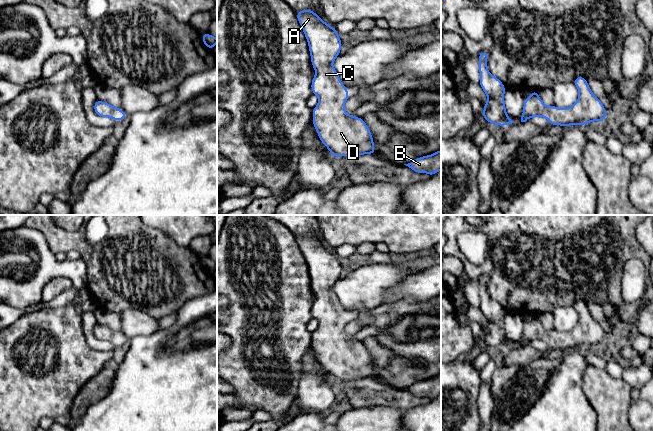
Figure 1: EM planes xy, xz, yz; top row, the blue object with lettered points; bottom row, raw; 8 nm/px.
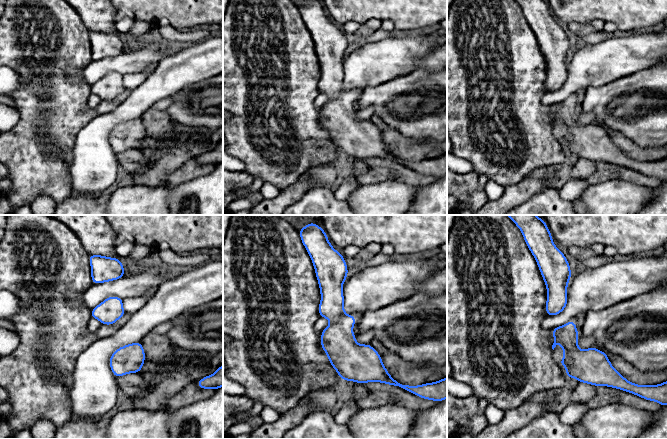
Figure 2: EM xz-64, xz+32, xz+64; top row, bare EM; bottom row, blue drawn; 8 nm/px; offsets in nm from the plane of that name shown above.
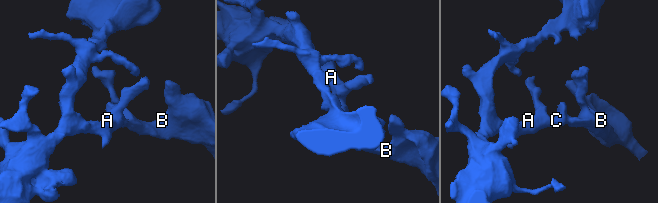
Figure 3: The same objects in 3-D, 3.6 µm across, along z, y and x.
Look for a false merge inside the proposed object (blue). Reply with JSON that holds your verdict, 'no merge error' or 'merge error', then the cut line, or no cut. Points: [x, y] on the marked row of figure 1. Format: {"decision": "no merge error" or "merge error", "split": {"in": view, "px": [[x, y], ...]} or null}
{"decision": "no merge error", "split": null}

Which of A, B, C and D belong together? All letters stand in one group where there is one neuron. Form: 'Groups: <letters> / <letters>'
Groups: A B C D

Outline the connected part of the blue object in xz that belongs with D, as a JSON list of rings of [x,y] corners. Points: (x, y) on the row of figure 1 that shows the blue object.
[[[311,9],[295,12],[309,45],[311,64],[315,77],[311,82],[312,94],[319,97],[319,103],[312,109],[312,122],[320,141],[335,157],[372,154],[375,155],[374,141],[369,127],[363,118],[349,115],[344,110],[345,102],[350,98],[332,63],[340,55],[342,42],[339,33]]]

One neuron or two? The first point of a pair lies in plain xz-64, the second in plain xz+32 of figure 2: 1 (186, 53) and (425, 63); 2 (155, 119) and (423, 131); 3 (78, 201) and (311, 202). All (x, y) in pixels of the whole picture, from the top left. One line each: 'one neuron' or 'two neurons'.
1: one neuron
2: two neurons
3: one neuron

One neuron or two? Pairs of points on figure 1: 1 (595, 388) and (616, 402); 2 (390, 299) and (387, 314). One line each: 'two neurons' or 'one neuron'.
1: one neuron
2: two neurons

